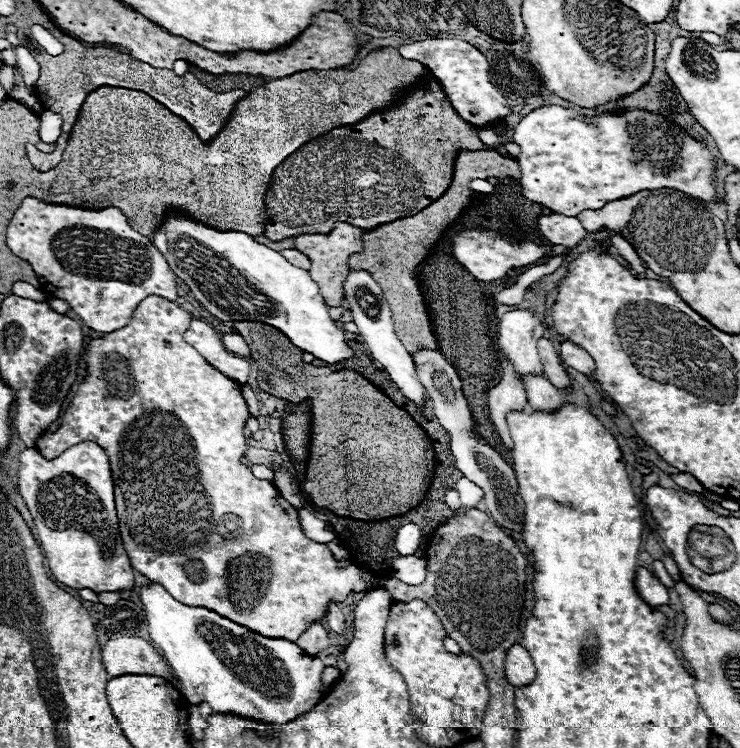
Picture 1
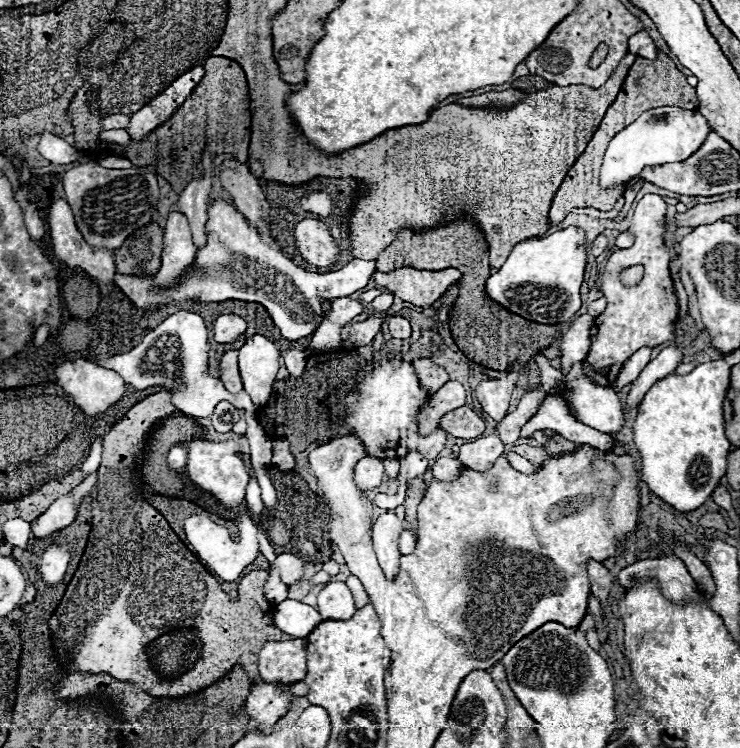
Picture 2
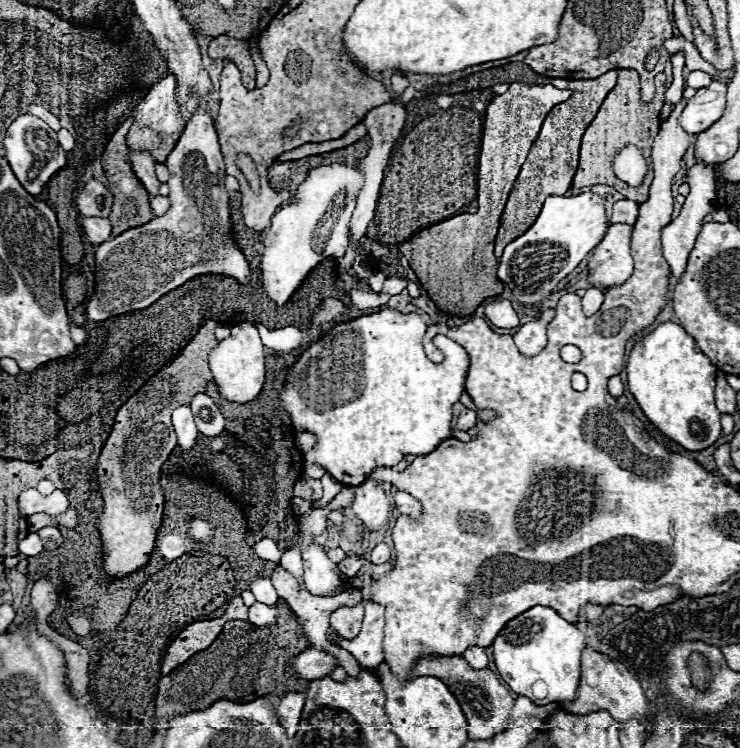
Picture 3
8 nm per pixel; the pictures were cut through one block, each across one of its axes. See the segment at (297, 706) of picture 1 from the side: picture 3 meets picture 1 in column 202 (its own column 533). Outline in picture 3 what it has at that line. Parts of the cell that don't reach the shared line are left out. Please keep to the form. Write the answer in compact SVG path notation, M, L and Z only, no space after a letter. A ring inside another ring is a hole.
M534 606L510 620L492 642L494 664L518 696L530 698L534 704L572 702L580 684L580 656L584 650L584 634L548 606Z

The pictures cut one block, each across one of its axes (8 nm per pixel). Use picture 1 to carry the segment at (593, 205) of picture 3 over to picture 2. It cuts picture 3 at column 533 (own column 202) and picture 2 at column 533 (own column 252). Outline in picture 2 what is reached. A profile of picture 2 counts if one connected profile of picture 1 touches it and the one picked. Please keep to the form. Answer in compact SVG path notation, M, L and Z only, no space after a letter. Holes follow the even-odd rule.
M568 226L546 238L518 242L502 268L486 280L486 296L502 308L540 324L560 324L580 310L580 286L586 266L586 240L580 228Z

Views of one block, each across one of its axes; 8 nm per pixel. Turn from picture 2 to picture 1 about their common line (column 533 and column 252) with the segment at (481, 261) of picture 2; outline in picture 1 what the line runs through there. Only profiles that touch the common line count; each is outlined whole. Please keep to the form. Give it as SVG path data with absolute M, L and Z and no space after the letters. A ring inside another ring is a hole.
M236 320L234 330L250 348L252 362L258 368L256 380L264 392L290 402L298 402L302 398L312 400L310 454L302 488L316 506L326 508L342 518L384 520L390 516L402 516L424 500L434 476L434 448L426 432L412 420L408 412L398 408L388 396L384 396L354 370L332 372L330 368L304 364L300 348L296 348L280 330L268 324Z

